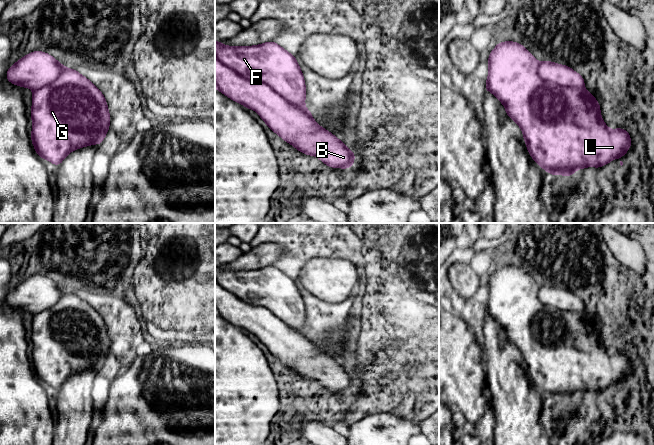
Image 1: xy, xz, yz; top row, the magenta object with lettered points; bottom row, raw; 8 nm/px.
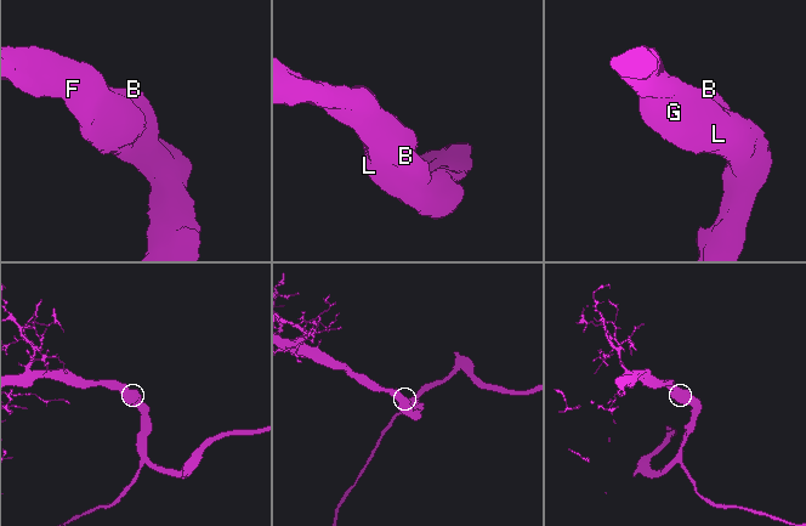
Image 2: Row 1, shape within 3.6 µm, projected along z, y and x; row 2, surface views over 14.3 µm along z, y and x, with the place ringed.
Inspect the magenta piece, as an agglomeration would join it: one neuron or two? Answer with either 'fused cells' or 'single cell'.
single cell

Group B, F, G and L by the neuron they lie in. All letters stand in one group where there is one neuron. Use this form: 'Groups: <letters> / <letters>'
Groups: B F G L

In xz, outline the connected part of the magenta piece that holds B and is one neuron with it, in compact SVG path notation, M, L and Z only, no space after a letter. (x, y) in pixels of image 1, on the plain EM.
M215 264L215 312L247 333L255 334L268 351L298 375L317 380L332 392L348 393L354 389L355 377L331 356L322 352L305 332L306 310L296 282L274 265L255 270L226 270Z

